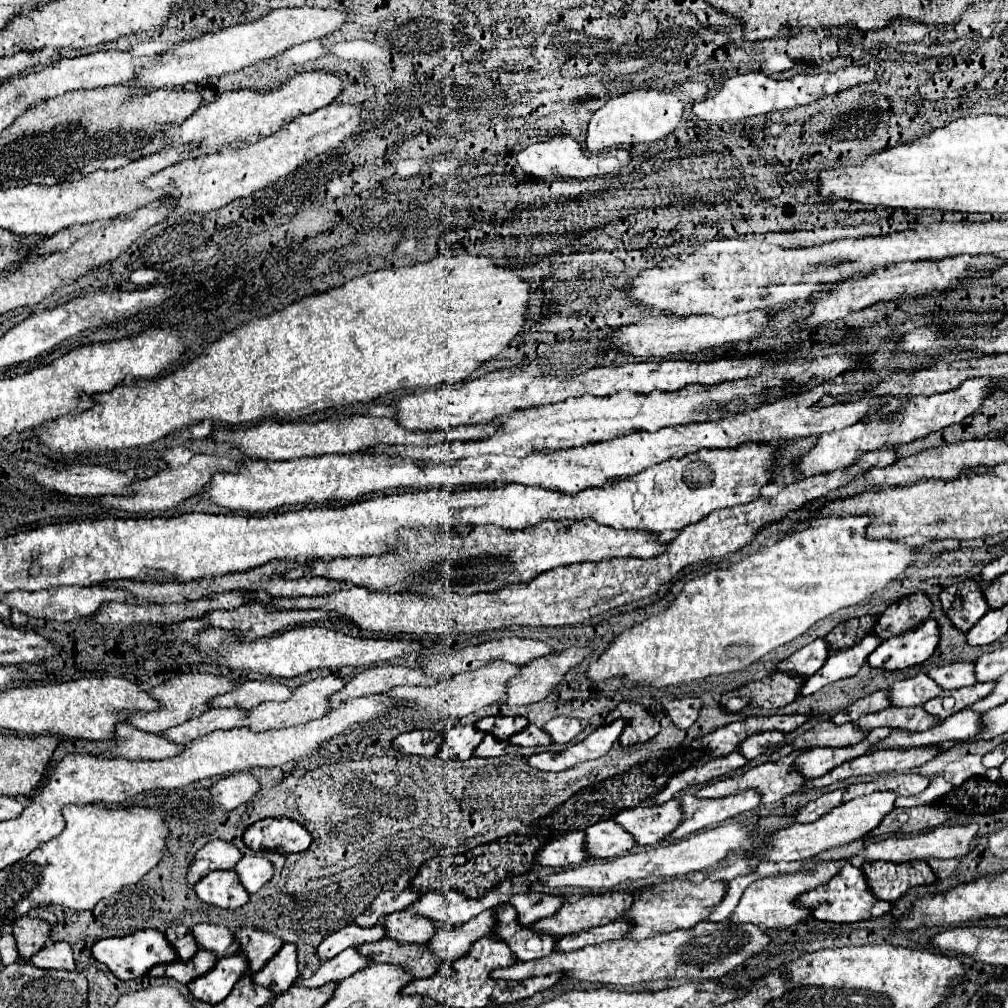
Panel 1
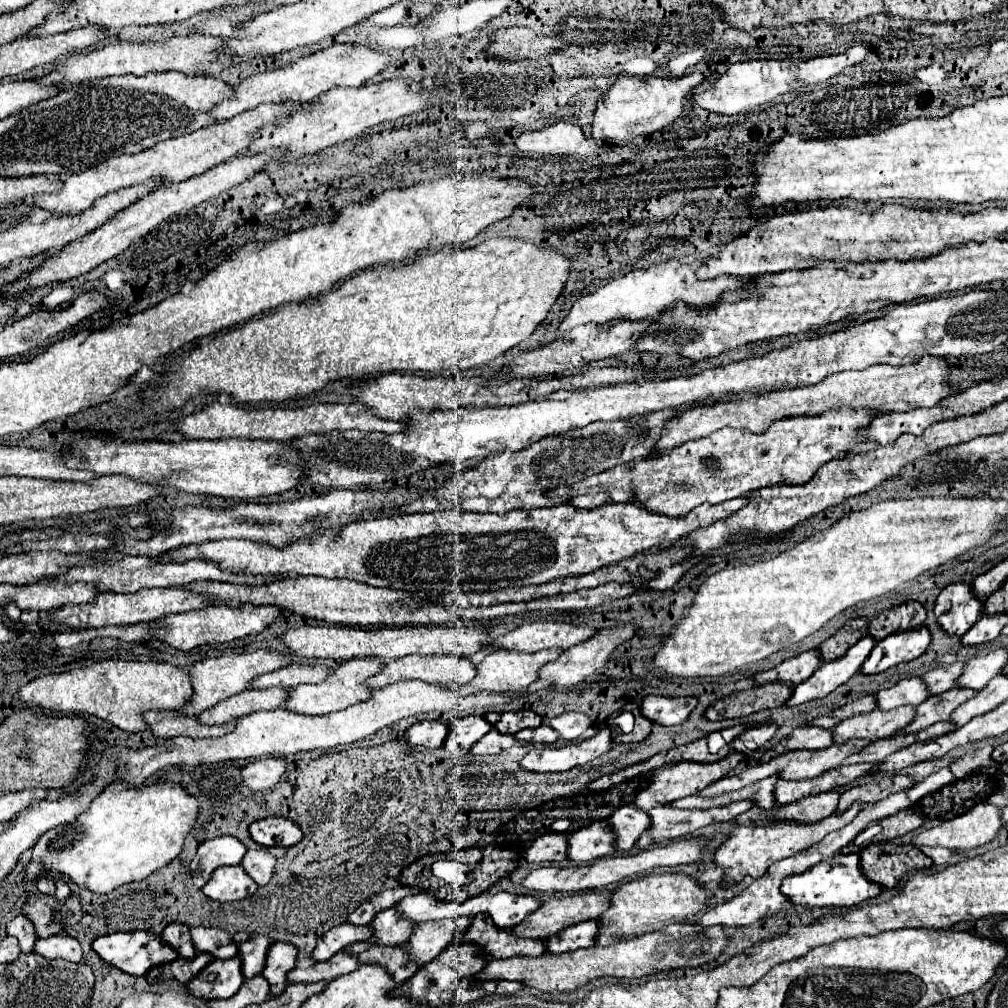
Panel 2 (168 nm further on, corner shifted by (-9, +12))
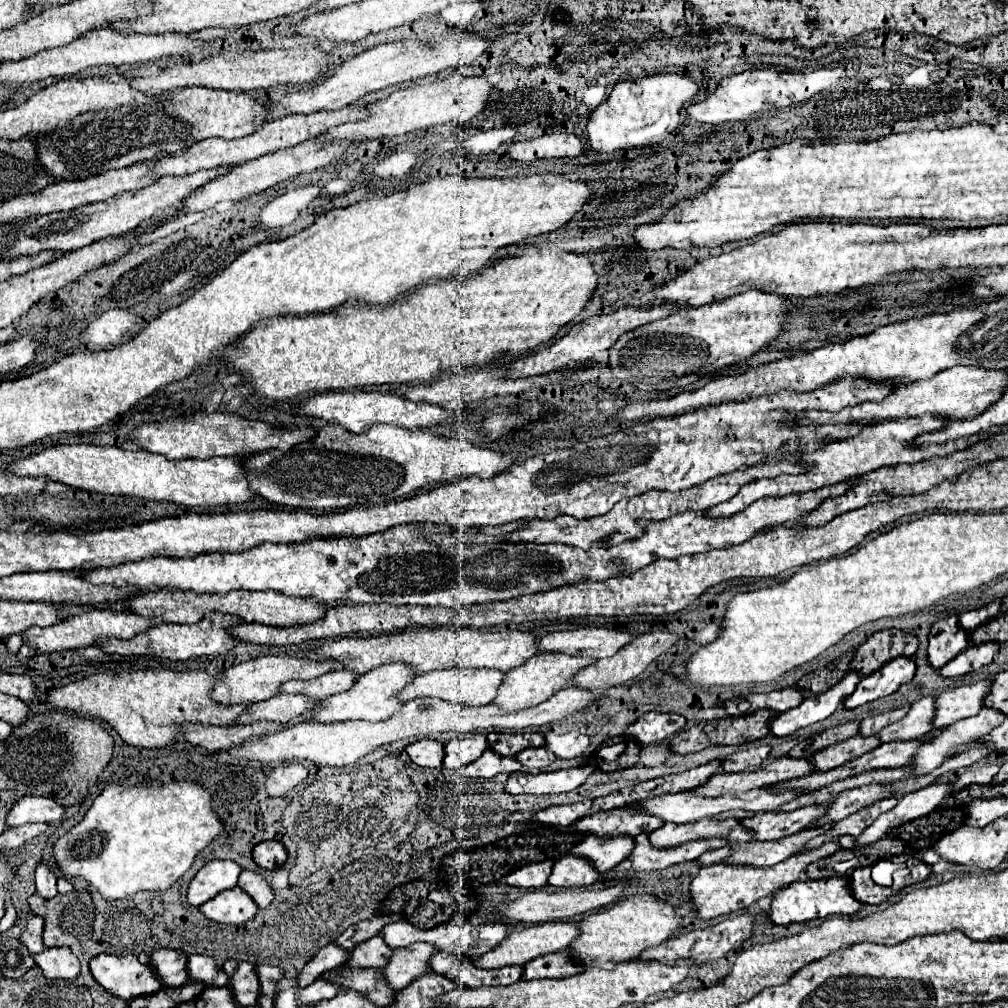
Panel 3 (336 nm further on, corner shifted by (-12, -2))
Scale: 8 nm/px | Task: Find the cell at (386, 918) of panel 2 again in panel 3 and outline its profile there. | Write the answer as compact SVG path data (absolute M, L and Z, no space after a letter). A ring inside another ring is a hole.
M379 934L375 938L365 940L363 944L355 946L347 966L351 966L351 968L377 968L377 970L383 970L389 964L391 954L393 954L391 946L387 946L383 936Z

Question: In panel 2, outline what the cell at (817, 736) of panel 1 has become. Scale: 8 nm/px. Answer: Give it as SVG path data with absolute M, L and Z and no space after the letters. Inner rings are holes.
M800 726L800 728L794 728L794 732L788 738L780 740L772 750L768 750L760 758L760 762L768 762L774 756L786 754L792 750L822 750L828 746L832 746L830 730L822 730L816 726Z

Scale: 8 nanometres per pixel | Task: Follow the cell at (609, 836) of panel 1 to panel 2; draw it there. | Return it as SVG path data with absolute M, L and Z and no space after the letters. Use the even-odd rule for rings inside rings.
M592 822L592 826L580 828L568 836L568 860L584 864L596 858L610 856L614 852L614 832L606 822Z

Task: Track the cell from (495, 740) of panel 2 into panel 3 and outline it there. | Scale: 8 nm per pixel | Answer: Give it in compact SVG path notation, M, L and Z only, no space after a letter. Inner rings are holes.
M487 750L483 752L483 756L475 762L471 762L469 766L465 766L461 770L463 776L469 776L469 778L493 778L497 776L499 772L519 772L523 768L523 764L513 758L513 756L499 756L497 752L493 750Z

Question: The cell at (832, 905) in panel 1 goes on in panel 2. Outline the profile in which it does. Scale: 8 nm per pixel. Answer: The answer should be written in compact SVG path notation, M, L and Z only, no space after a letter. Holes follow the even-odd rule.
M840 854L830 860L818 862L816 866L812 866L812 870L804 874L784 878L780 890L788 900L800 906L856 906L880 894L880 886L868 882L862 874L858 854Z

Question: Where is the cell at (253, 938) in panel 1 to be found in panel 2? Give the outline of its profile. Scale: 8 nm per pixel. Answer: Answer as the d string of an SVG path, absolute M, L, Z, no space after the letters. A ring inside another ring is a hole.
M236 934L232 940L238 946L244 978L254 978L254 976L262 974L264 962L266 962L266 952L272 942L266 936L258 936L258 934L254 934L254 936Z

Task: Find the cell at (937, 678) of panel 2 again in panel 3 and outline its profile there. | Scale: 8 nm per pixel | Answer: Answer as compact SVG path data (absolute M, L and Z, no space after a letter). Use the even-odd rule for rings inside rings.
M925 696L913 702L909 714L903 720L893 722L879 732L881 742L913 740L929 732L933 728L933 718L935 718L935 700L937 700L935 696Z

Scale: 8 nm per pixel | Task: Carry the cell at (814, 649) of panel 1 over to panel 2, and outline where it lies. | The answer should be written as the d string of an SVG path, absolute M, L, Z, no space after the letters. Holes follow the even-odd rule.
M808 650L804 654L784 660L780 666L776 666L772 670L758 672L754 676L754 684L762 686L766 682L782 682L788 686L796 686L796 684L808 680L814 674L814 670L818 668L818 664L820 664L818 650Z

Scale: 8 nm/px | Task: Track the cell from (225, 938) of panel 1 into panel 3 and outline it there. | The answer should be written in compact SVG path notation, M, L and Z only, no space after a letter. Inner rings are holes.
M191 954L187 962L187 970L189 970L191 980L203 980L203 984L207 986L227 986L229 984L229 976L211 956Z

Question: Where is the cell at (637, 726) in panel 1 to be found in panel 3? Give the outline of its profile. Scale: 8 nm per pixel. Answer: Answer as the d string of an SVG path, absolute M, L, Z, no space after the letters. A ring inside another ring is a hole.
M627 740L627 750L615 760L615 762L607 762L603 766L599 766L601 770L619 770L619 768L631 768L639 762L639 744L635 740Z

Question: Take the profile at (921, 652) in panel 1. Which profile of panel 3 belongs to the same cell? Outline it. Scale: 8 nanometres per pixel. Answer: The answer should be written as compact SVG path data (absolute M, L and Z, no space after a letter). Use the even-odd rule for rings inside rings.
M901 656L883 664L883 668L875 670L871 676L865 676L859 682L859 688L855 688L855 692L843 702L845 708L857 708L865 702L893 694L901 684L915 676L915 670L915 660L909 656Z

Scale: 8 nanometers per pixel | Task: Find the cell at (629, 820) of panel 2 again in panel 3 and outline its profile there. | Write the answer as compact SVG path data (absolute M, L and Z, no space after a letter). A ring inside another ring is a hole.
M587 836L581 844L573 848L573 854L587 856L595 868L605 874L617 864L621 864L635 848L635 838L631 836Z

